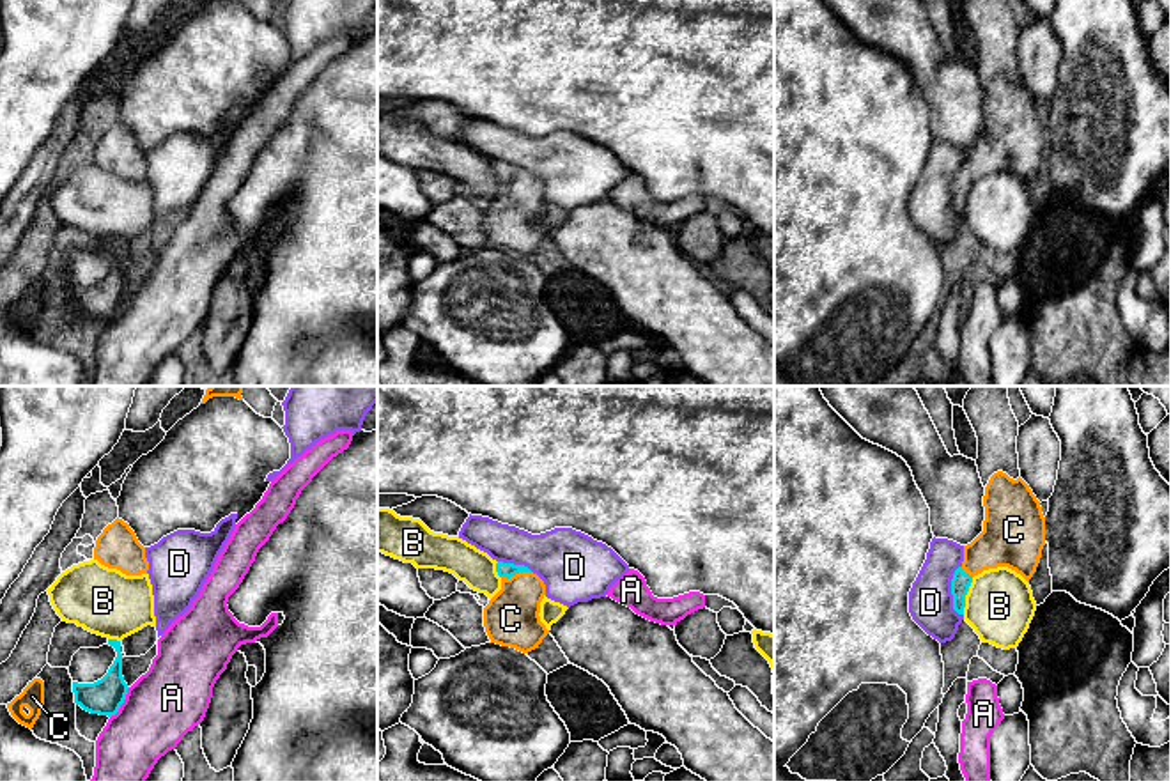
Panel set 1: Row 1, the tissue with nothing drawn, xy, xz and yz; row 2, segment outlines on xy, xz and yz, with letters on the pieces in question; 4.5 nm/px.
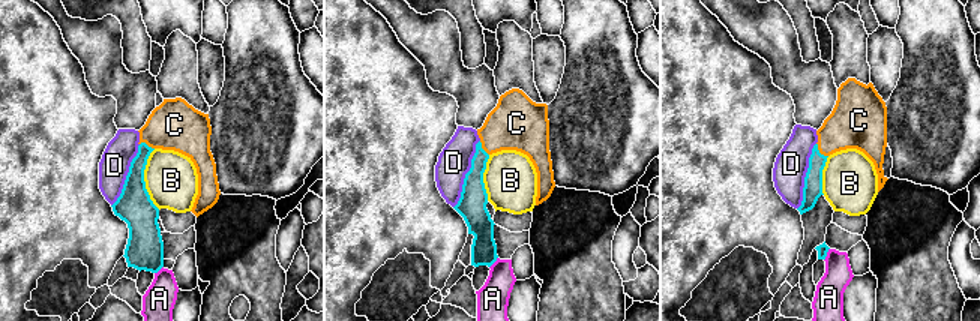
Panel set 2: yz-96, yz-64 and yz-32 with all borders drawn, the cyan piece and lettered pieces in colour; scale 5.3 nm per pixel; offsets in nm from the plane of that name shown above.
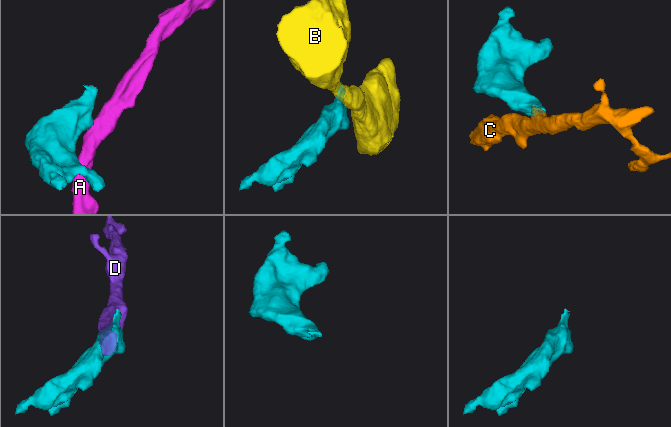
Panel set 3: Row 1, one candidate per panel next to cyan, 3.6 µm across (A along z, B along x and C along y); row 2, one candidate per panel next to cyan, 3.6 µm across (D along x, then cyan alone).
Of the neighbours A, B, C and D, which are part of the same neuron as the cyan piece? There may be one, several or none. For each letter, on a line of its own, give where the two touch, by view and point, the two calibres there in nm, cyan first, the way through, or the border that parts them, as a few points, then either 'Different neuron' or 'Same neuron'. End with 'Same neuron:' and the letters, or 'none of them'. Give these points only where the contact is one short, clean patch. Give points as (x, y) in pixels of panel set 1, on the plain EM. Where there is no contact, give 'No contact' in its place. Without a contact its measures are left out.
A: Touches cyan at xy (123, 305). Thickness 160 nm (cyan) against 320 nm. Boundary: xy (130, 291), (124, 305), (110, 321). Different neuron
B: Touches cyan at yz (966, 197). Thickness 90 nm (cyan) against 320 nm. Different neuron
C: Touches cyan at xz (516, 176). Thickness 70 nm (cyan) against 260 nm. Path across: xz (507, 174), (516, 176), (516, 211), (511, 222). Same neuron
D: Touches cyan at yz (952, 193). Thickness 90 nm (cyan) against 200 nm. Different neuron
Same neuron: C

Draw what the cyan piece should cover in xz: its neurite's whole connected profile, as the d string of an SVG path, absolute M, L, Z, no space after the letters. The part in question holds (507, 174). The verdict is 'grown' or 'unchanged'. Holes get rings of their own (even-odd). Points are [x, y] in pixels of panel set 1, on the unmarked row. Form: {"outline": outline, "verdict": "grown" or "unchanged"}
{"outline": "M496 166L501 193L484 211L484 230L491 246L528 257L549 237L540 225L544 184L524 168Z", "verdict": "grown"}

